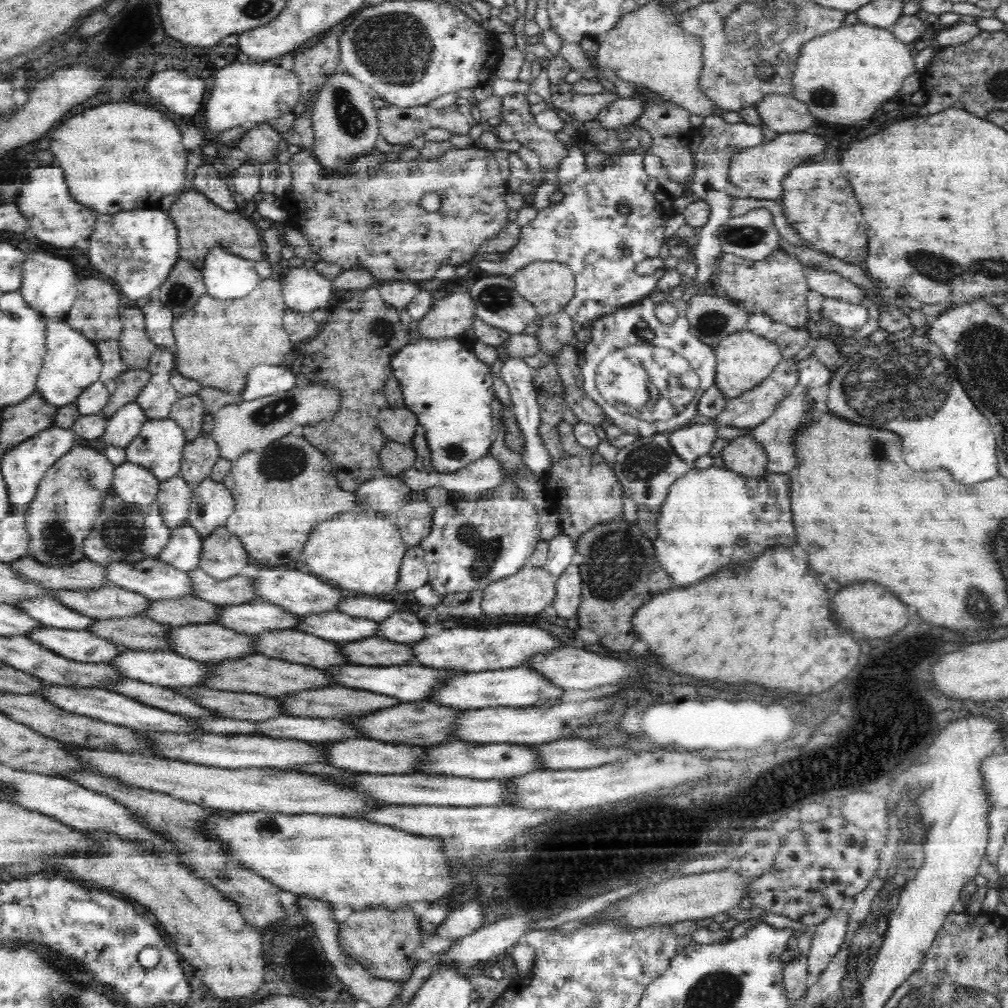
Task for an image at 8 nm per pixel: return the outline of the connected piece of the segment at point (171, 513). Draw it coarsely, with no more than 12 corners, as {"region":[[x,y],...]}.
{"region":[[181,476],[159,482],[157,503],[171,531],[187,522],[194,487]]}

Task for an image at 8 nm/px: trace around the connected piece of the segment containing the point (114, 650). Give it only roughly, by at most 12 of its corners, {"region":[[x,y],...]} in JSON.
{"region":[[43,625],[26,638],[81,663],[123,650],[86,630]]}

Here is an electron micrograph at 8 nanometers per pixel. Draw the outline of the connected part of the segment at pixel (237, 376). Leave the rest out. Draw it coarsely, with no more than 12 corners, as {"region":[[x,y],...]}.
{"region":[[281,281],[202,294],[174,320],[175,371],[240,395],[293,343]]}

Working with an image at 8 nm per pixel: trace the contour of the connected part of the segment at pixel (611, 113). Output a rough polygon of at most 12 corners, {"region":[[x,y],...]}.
{"region":[[622,98],[595,118],[602,128],[633,123],[644,112],[641,98]]}

